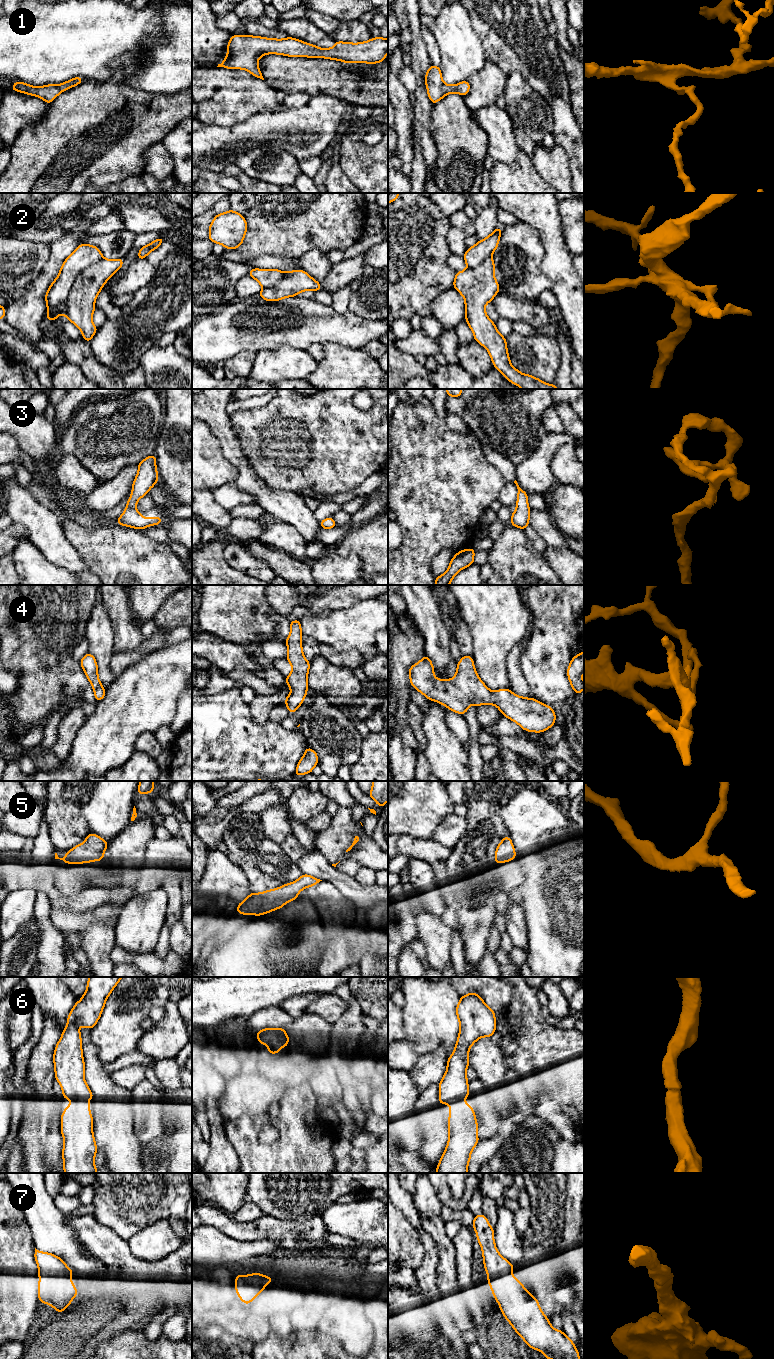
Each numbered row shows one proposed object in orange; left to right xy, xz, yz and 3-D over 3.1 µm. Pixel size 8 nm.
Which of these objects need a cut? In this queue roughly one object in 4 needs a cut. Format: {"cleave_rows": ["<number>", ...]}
{"cleave_rows": ["2"]}

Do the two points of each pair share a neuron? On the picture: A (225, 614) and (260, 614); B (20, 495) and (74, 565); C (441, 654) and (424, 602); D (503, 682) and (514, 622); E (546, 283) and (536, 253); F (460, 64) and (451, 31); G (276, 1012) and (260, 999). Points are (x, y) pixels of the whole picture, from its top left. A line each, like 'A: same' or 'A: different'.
A: same
B: same
C: same
D: same
E: same
F: same
G: different

